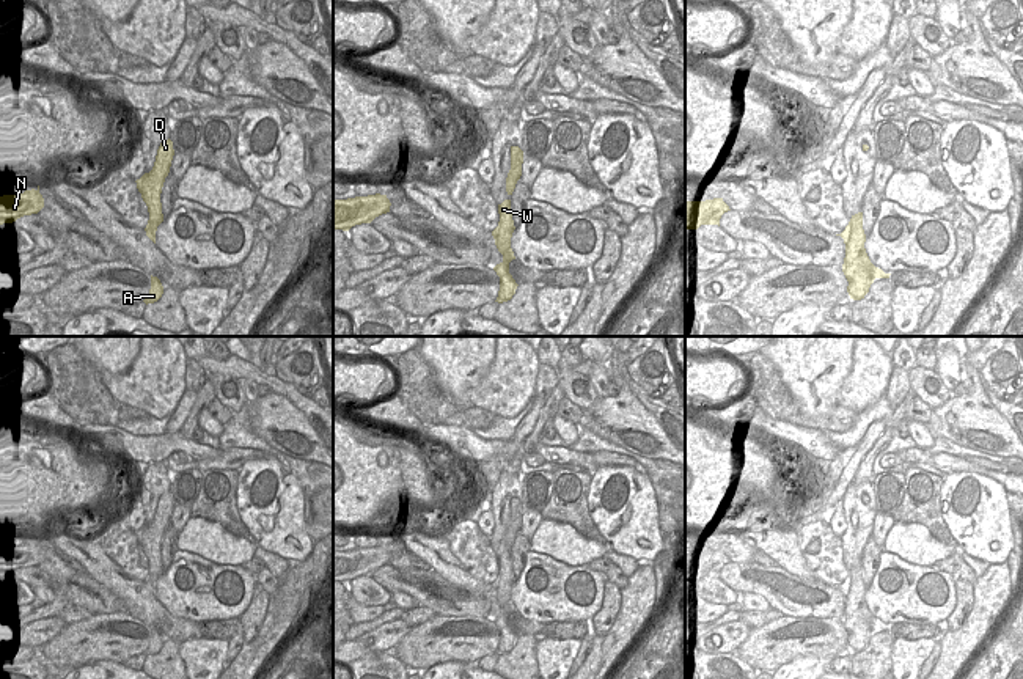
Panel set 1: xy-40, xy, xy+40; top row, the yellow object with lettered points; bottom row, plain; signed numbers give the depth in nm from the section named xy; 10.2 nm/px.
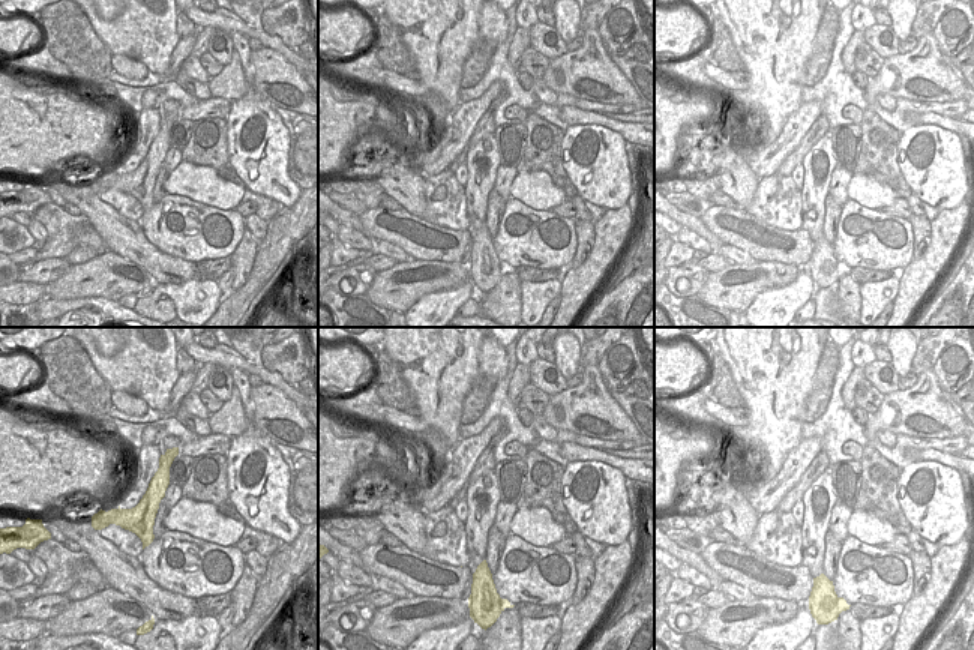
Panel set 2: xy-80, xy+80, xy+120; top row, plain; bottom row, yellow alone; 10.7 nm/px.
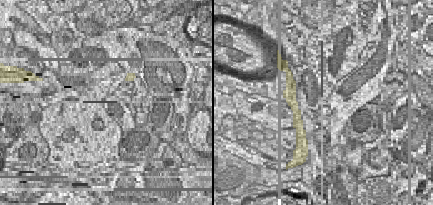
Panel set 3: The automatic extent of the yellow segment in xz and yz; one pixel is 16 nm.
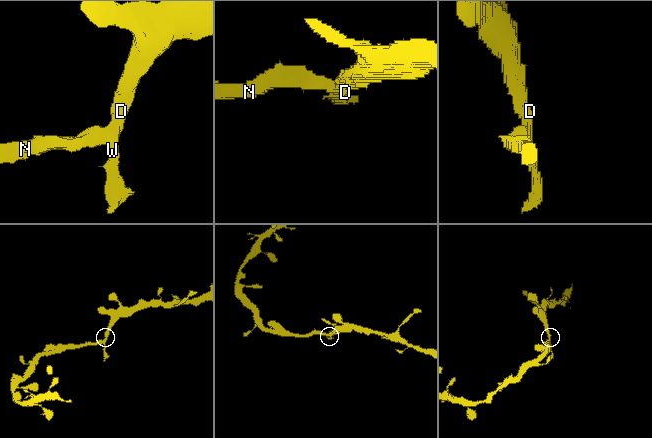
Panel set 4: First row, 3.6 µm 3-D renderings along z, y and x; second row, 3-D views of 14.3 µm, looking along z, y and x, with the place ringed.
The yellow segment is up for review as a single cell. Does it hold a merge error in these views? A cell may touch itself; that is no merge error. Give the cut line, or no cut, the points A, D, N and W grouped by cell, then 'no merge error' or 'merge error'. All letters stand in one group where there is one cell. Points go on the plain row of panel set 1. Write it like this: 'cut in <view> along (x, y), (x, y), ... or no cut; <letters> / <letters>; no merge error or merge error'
no cut; A D N W; no merge error

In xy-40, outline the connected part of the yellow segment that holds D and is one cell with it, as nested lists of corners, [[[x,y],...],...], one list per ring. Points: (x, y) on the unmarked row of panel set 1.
[[[168,490],[160,495],[152,522],[135,533],[149,564],[149,572],[145,583],[154,596],[157,578],[163,574],[160,545],[165,530],[170,525],[173,508],[173,494]]]

